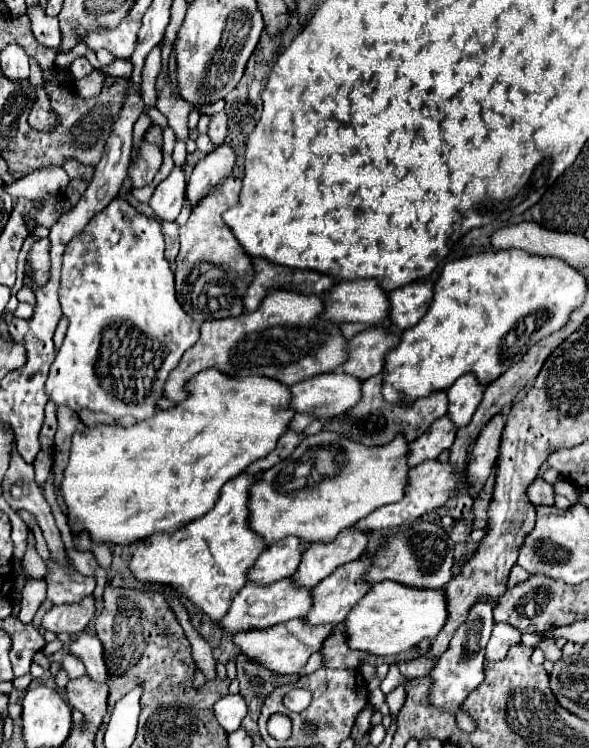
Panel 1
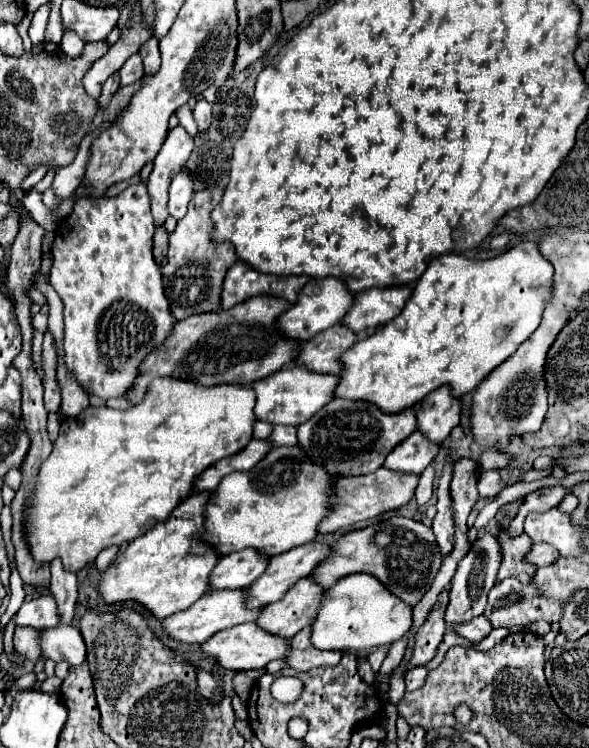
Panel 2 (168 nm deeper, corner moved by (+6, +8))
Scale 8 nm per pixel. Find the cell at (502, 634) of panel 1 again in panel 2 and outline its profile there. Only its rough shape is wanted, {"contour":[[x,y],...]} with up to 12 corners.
{"contour":[[487,616],[455,628],[459,636],[479,644],[491,630]]}

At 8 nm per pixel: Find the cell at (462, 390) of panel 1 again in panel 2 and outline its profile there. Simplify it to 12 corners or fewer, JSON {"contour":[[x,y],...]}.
{"contour":[[451,386],[423,398],[417,430],[441,444],[459,424]]}

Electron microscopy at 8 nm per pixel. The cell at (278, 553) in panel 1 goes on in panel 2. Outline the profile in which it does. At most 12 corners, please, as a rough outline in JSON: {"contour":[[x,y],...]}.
{"contour":[[261,552],[223,556],[211,586],[247,588],[267,570]]}

